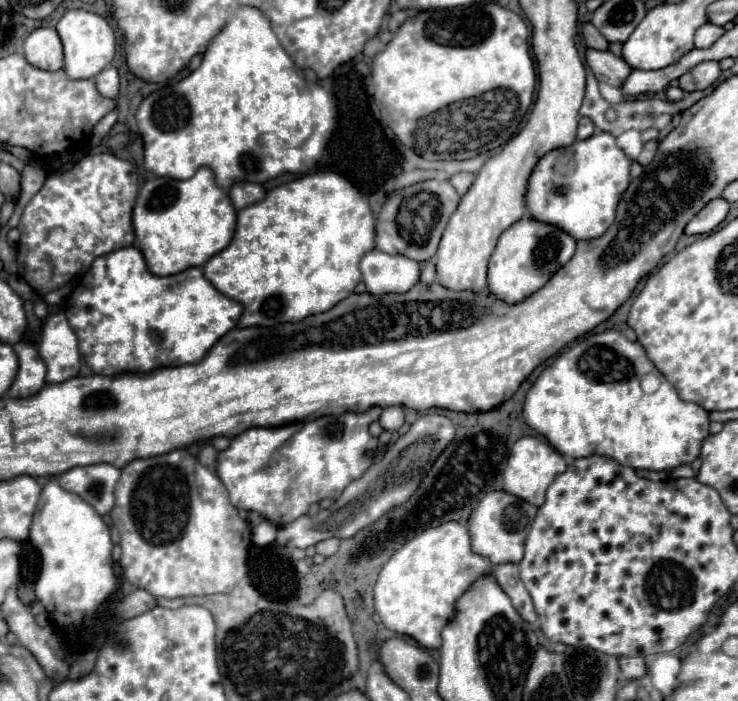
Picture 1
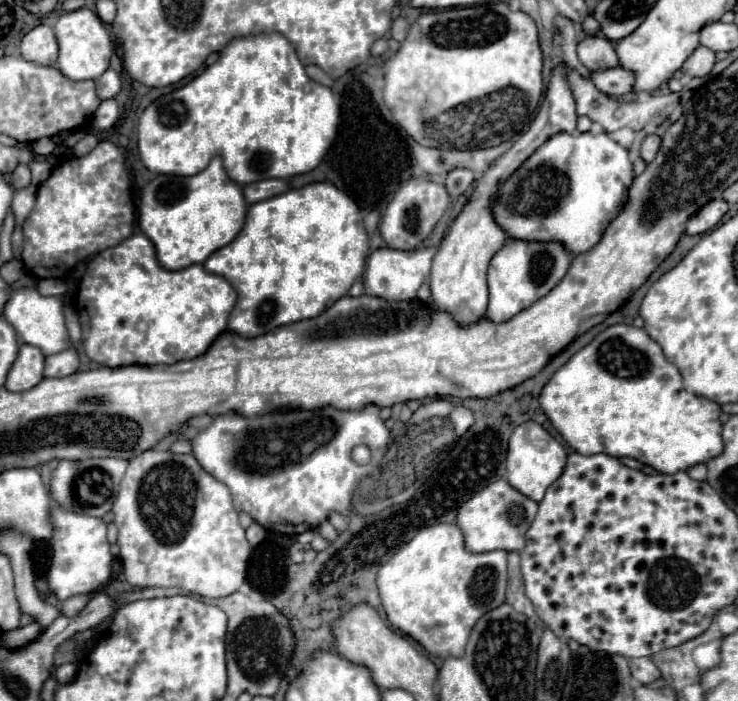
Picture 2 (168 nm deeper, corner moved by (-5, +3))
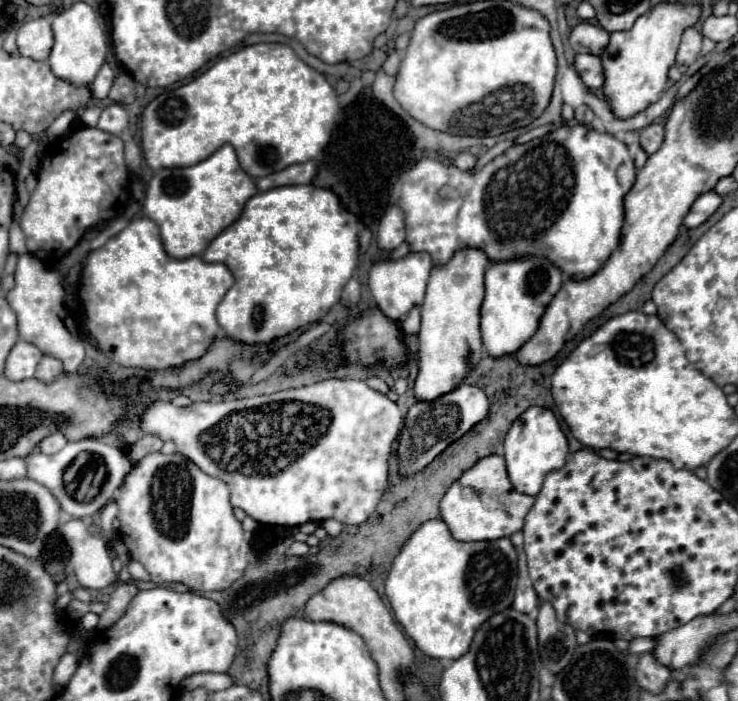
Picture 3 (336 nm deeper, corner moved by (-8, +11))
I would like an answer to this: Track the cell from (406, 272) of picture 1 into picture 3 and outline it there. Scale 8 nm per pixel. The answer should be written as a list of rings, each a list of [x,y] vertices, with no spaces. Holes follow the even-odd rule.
[[[408,253],[406,257],[396,259],[396,261],[390,261],[390,259],[376,261],[372,265],[372,269],[370,269],[370,275],[368,275],[368,285],[370,285],[370,291],[374,295],[376,305],[390,319],[404,321],[404,317],[408,315],[410,307],[416,305],[416,303],[422,303],[430,269],[432,269],[430,253]]]

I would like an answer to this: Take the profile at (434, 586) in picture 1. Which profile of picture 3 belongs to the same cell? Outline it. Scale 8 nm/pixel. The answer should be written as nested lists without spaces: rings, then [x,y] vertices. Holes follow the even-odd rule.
[[[430,519],[422,523],[410,539],[402,545],[400,553],[392,561],[392,569],[386,577],[386,597],[392,605],[396,621],[404,627],[406,635],[416,647],[434,659],[458,659],[470,647],[476,629],[494,613],[512,605],[516,589],[516,549],[510,539],[496,539],[492,547],[482,541],[456,541],[442,519]]]

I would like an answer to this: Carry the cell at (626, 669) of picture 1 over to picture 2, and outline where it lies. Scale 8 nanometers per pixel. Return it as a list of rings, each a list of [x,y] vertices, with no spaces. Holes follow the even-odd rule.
[[[649,657],[631,659],[631,661],[629,661],[629,667],[631,667],[631,675],[633,675],[641,685],[649,685],[649,683],[661,679],[659,667],[657,667]]]

